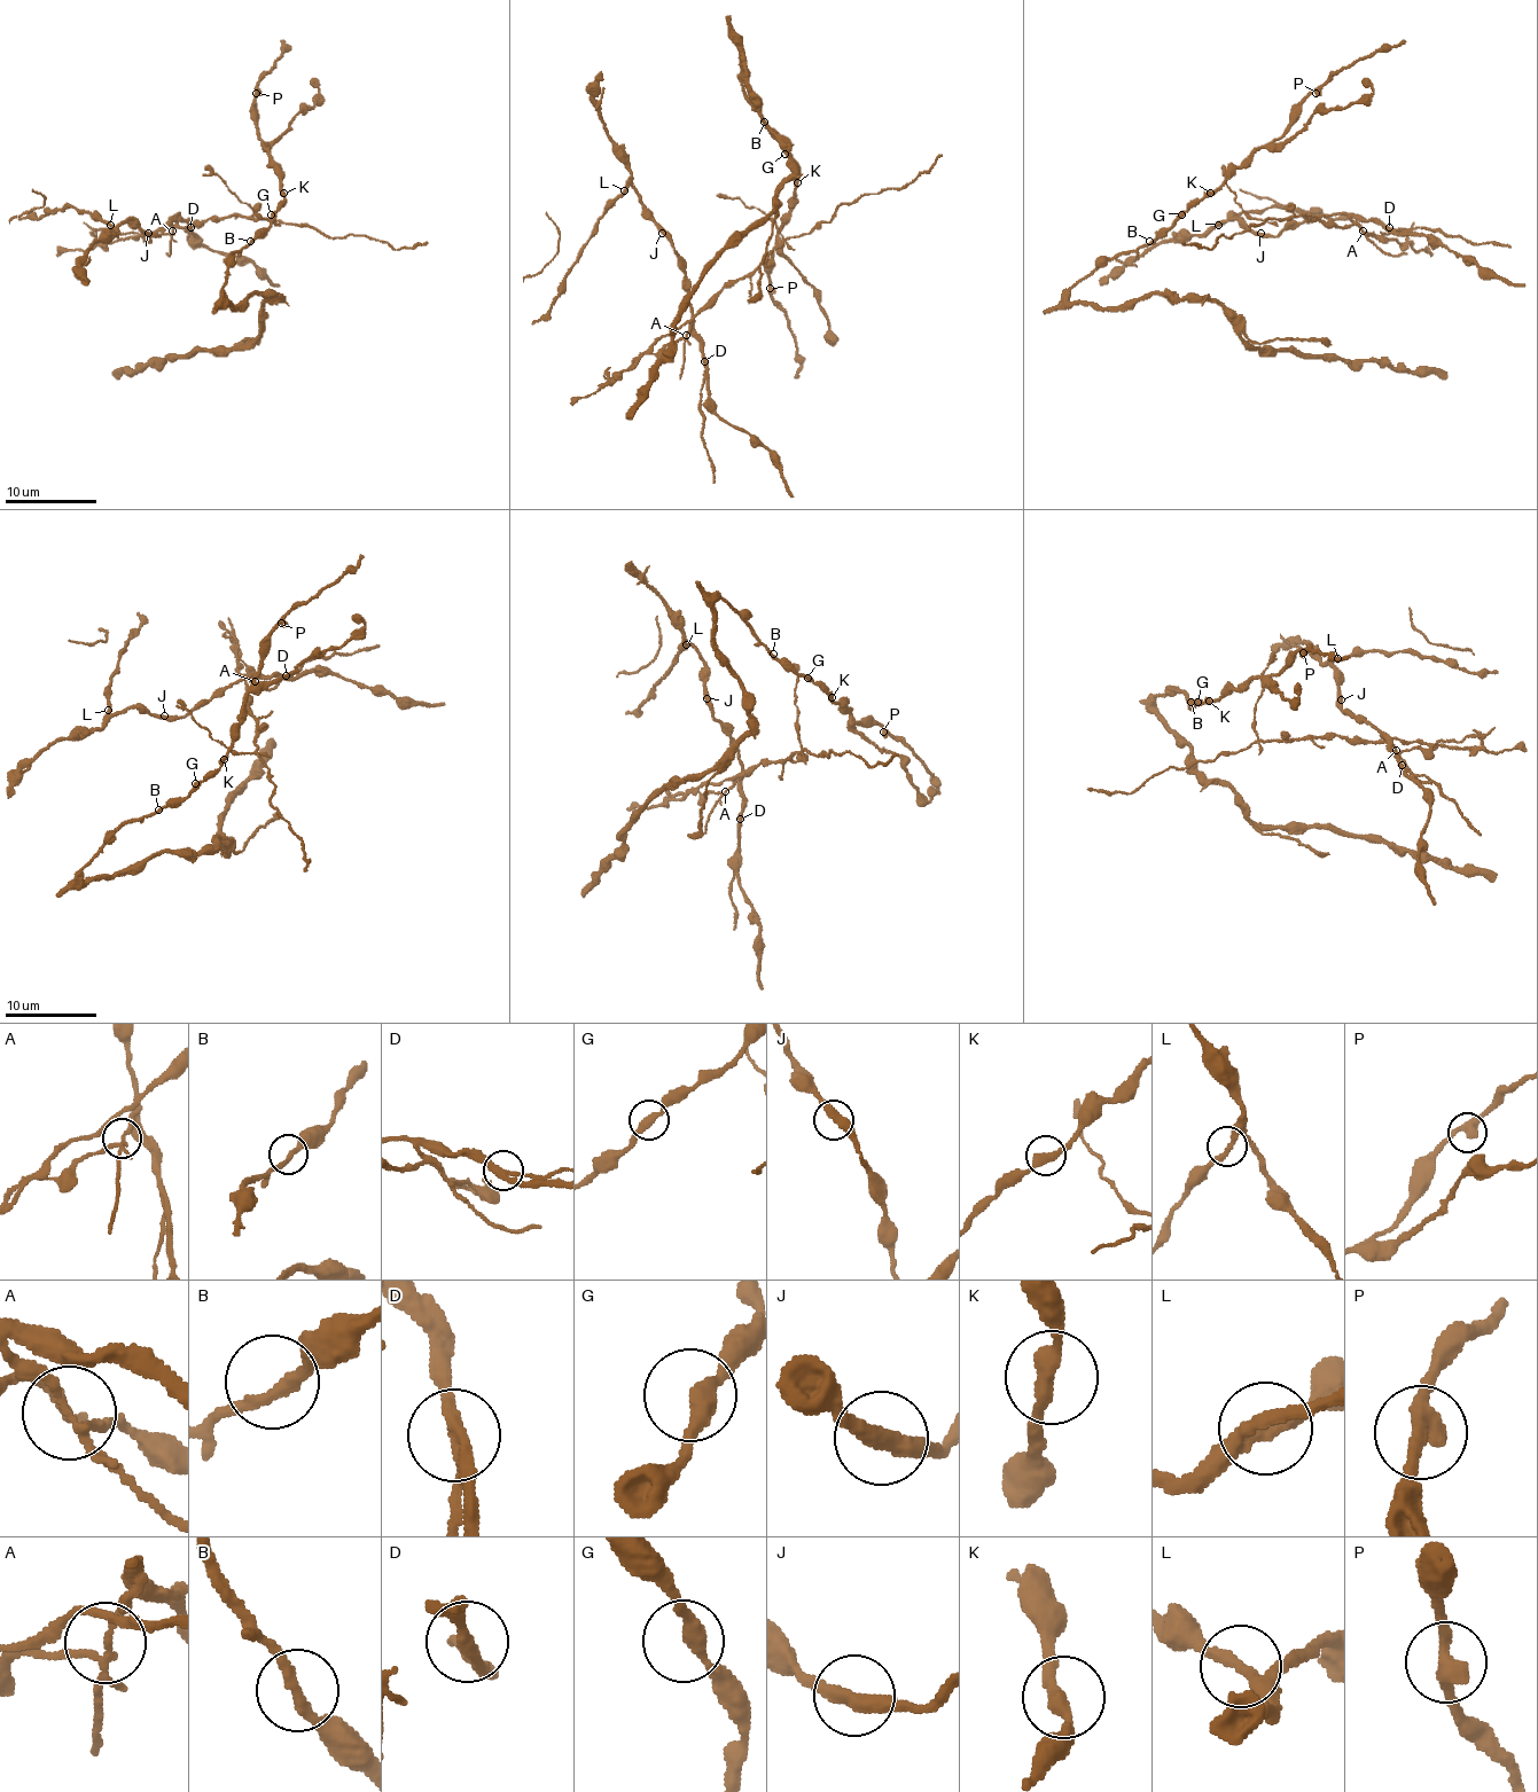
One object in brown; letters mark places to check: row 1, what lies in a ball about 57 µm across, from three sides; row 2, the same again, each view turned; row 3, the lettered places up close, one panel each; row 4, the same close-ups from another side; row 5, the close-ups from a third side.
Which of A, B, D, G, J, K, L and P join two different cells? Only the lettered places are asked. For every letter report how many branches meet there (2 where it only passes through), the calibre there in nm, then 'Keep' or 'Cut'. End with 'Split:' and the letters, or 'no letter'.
A: Branches: 4. Thickness 150 nm. Cut
B: Branches: 2. Thickness 260 nm. Keep
D: Branches: 2. Thickness 320 nm. Cut
G: Branches: 2. Thickness 340 nm. Keep
J: Branches: 2. Thickness 400 nm. Keep
K: Branches: 2. Thickness 360 nm. Keep
L: Branches: 3. Thickness 200 nm. Keep
P: Branches: 2. Thickness 400 nm. Keep
Split: A, D

